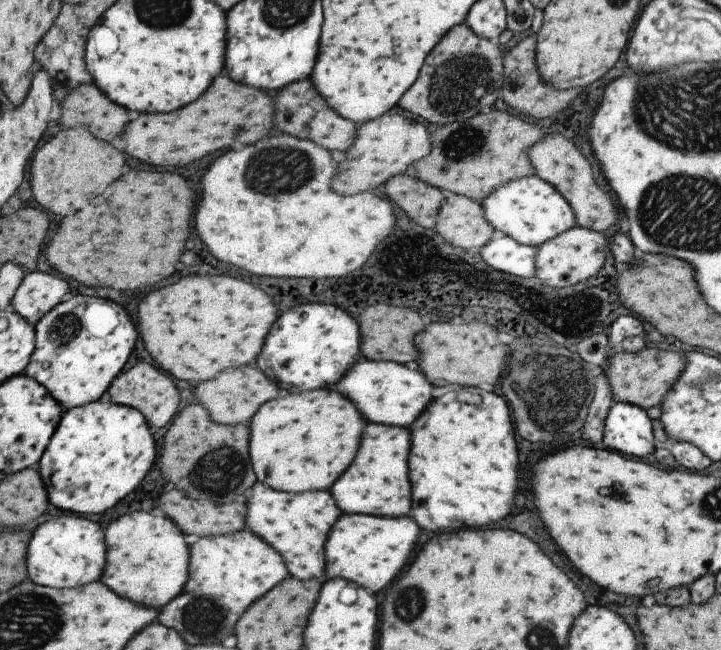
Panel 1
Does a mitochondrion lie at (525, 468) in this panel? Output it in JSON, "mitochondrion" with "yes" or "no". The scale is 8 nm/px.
{"mitochondrion":"no"}

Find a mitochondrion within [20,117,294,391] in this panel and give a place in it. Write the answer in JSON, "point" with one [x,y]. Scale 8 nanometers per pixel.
{"point":[66,328]}

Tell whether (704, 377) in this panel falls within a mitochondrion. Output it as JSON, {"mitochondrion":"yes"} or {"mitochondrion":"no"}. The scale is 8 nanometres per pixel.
{"mitochondrion":"yes"}

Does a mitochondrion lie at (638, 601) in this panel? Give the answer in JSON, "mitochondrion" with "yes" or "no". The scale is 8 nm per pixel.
{"mitochondrion":"no"}

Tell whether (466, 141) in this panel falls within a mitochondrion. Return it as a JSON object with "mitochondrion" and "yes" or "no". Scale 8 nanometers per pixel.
{"mitochondrion":"yes"}

